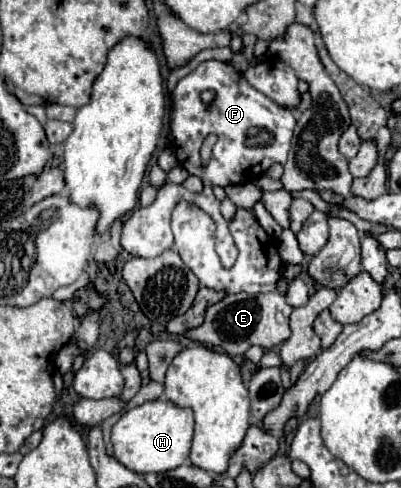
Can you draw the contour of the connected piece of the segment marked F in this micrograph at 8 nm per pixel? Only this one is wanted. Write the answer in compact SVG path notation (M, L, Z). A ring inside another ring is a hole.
M201 62L193 72L183 76L173 90L171 132L175 138L175 154L179 164L189 174L195 174L203 180L203 186L209 182L213 186L253 182L275 162L285 164L293 128L293 112L255 90L229 62ZM205 90L215 92L211 102L201 100L201 92ZM209 134L215 134L217 142L213 146L211 160L203 164L199 158L199 148Z

